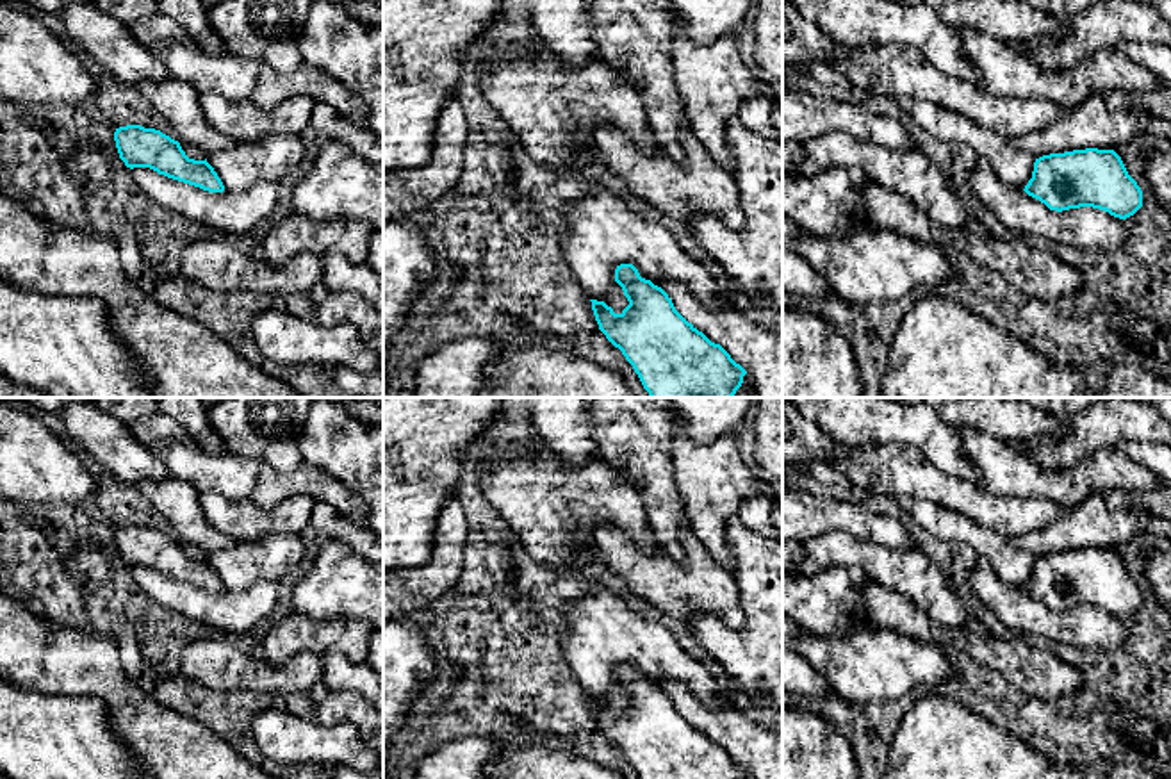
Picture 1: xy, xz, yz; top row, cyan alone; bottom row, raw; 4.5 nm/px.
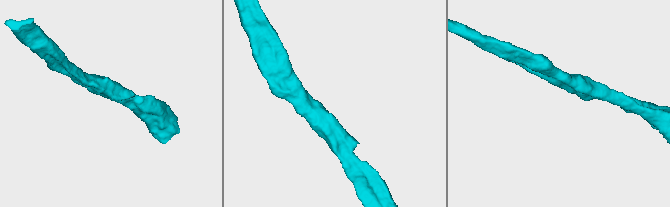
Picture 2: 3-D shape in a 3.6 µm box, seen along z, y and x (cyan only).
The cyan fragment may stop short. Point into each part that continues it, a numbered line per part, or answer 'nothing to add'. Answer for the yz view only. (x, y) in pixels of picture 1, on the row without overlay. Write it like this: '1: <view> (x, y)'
nothing to add

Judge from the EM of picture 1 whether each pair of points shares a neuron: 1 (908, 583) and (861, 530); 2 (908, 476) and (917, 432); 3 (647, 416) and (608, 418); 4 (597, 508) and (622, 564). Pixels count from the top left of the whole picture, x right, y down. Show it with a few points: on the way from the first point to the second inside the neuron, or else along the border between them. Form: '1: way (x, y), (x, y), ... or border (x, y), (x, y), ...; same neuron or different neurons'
1: border (829, 530), (893, 549), (911, 549); different neurons
2: border (872, 444), (915, 446), (947, 473); different neurons
3: way (638, 418), (617, 418); same neuron
4: border (590, 532), (603, 524), (615, 524), (640, 546); different neurons

